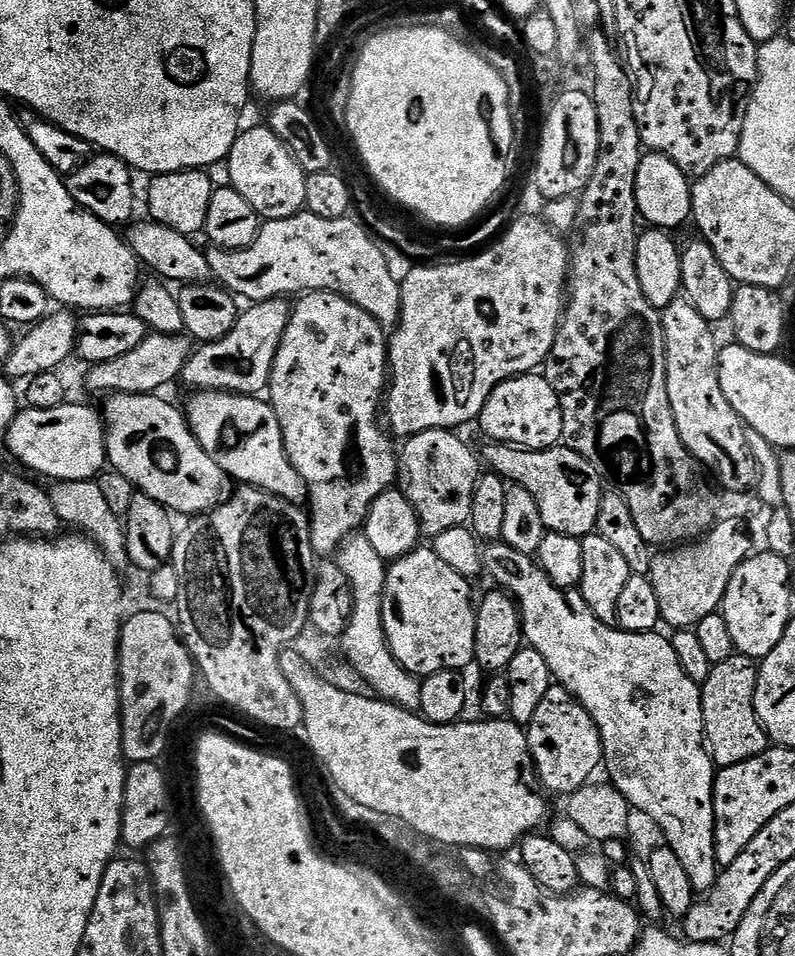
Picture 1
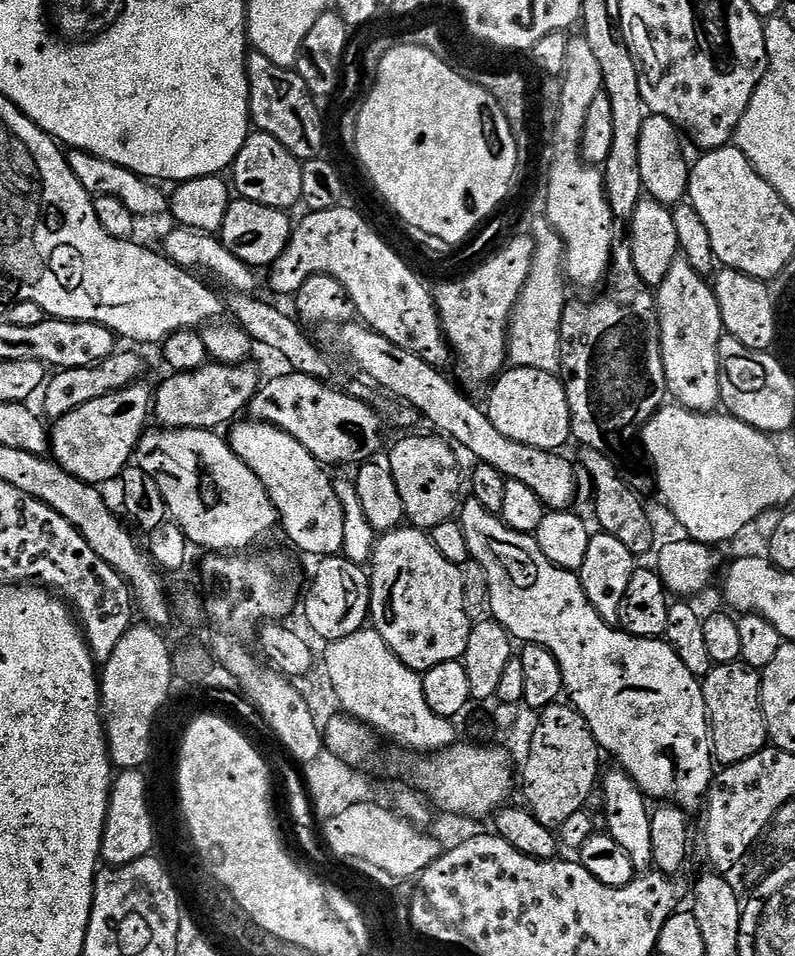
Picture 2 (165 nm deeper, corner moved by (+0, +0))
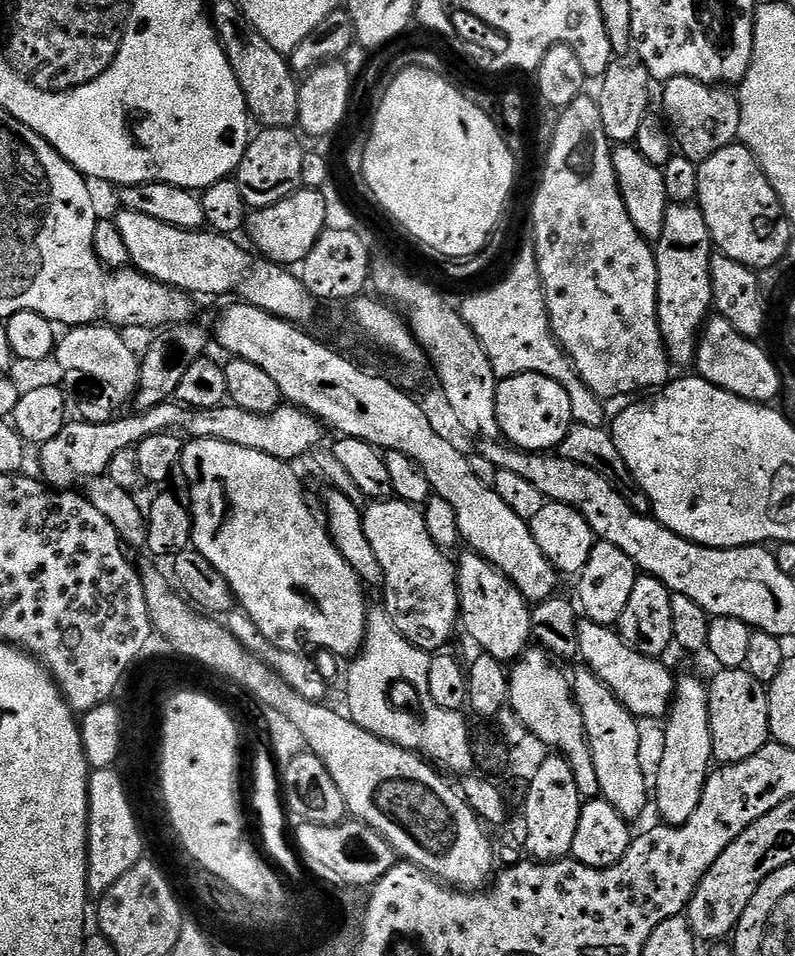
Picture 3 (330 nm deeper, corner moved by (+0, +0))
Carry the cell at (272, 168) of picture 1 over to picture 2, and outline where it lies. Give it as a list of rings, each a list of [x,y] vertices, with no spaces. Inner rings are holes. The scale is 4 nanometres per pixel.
[[[256,130],[248,135],[230,169],[230,180],[235,195],[241,200],[285,210],[292,210],[295,204],[299,205],[302,201],[302,163],[269,133]]]

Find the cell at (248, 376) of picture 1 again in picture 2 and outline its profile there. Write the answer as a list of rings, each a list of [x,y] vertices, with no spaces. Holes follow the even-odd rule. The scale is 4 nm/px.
[[[209,362],[193,372],[168,374],[154,388],[154,420],[161,429],[207,428],[220,430],[231,425],[247,409],[259,390],[262,377],[251,368],[251,363],[218,364]]]

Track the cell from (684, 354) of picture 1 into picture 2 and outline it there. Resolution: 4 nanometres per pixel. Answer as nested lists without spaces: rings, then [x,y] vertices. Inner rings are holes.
[[[680,258],[670,266],[666,282],[655,289],[660,315],[660,349],[666,370],[667,395],[691,412],[716,412],[720,404],[720,359],[718,346],[726,333],[713,285]]]

